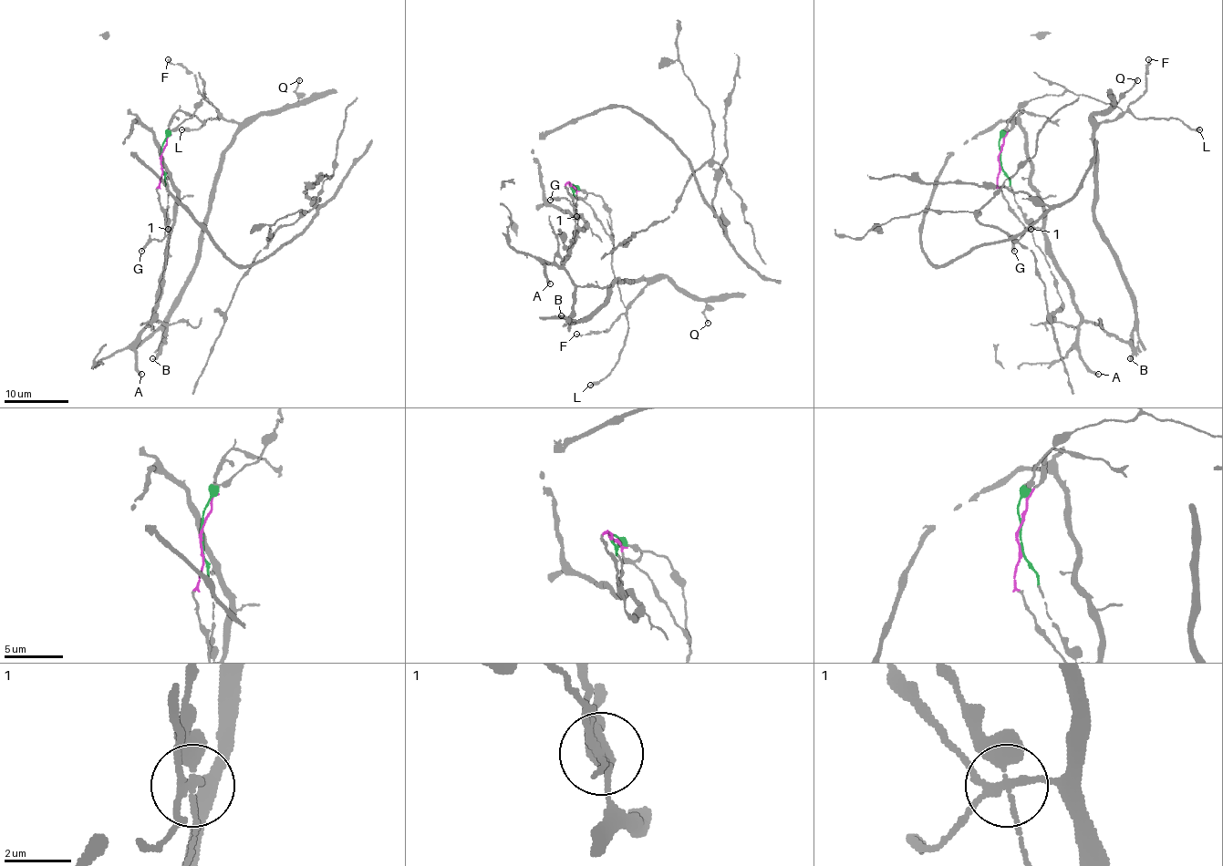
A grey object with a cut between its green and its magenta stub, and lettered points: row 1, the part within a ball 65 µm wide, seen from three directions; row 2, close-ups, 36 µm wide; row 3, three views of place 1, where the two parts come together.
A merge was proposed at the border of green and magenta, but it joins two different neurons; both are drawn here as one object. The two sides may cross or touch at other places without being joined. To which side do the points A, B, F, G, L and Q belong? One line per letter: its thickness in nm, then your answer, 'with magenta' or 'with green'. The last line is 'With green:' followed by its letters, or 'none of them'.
A: 320 nm thick; with magenta
B: 280 nm thick; with magenta
F: 220 nm thick; with green
G: 260 nm thick; with magenta
L: 340 nm thick; with green
Q: 150 nm thick; with green
With green: F, L, Q

